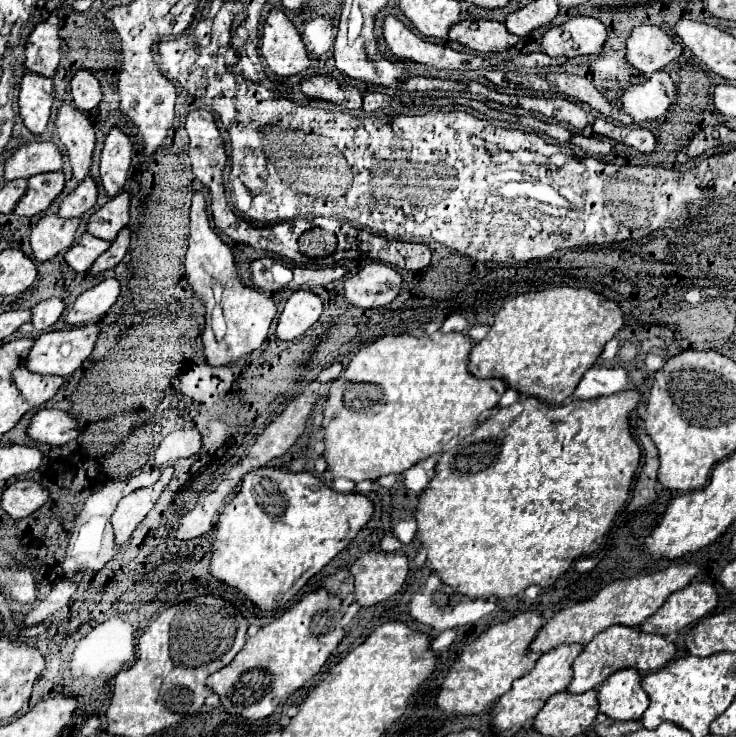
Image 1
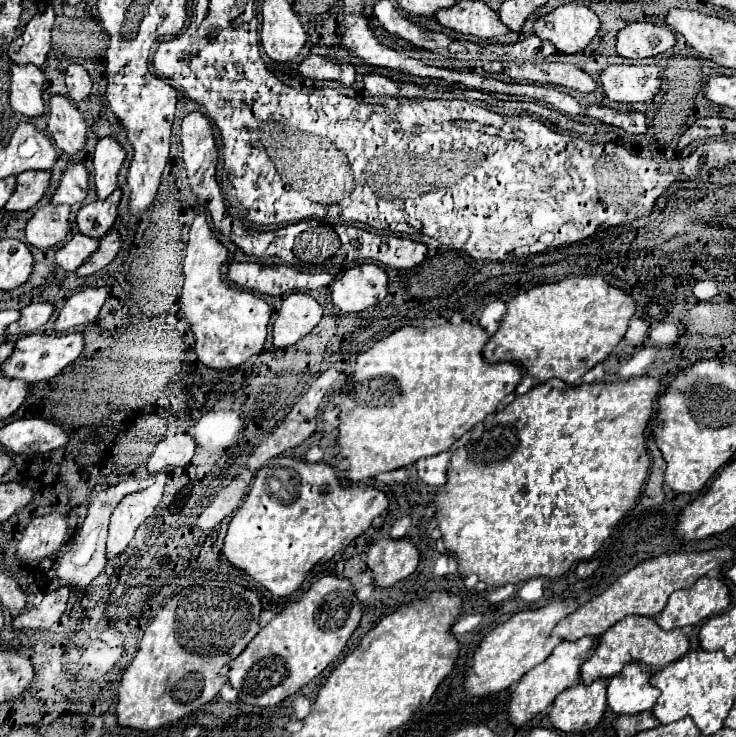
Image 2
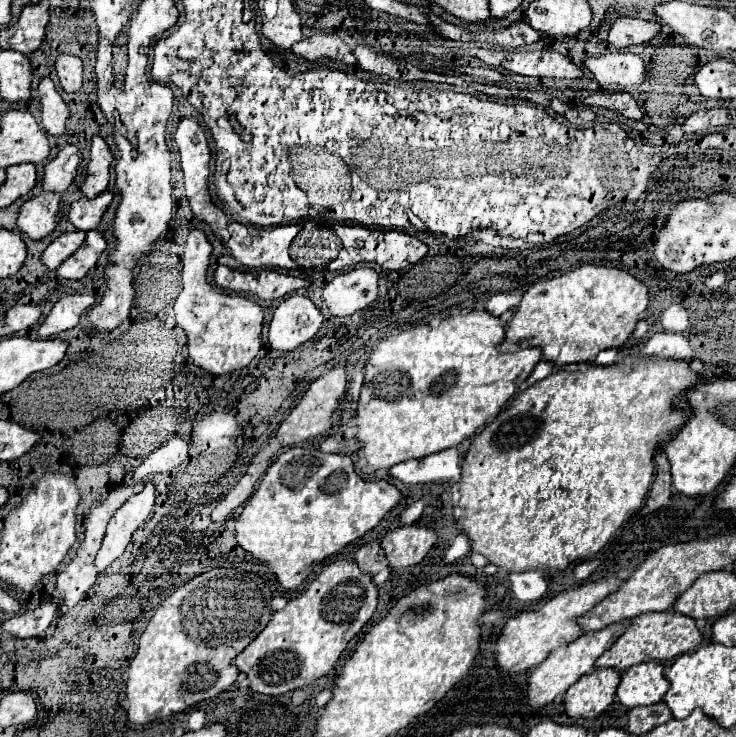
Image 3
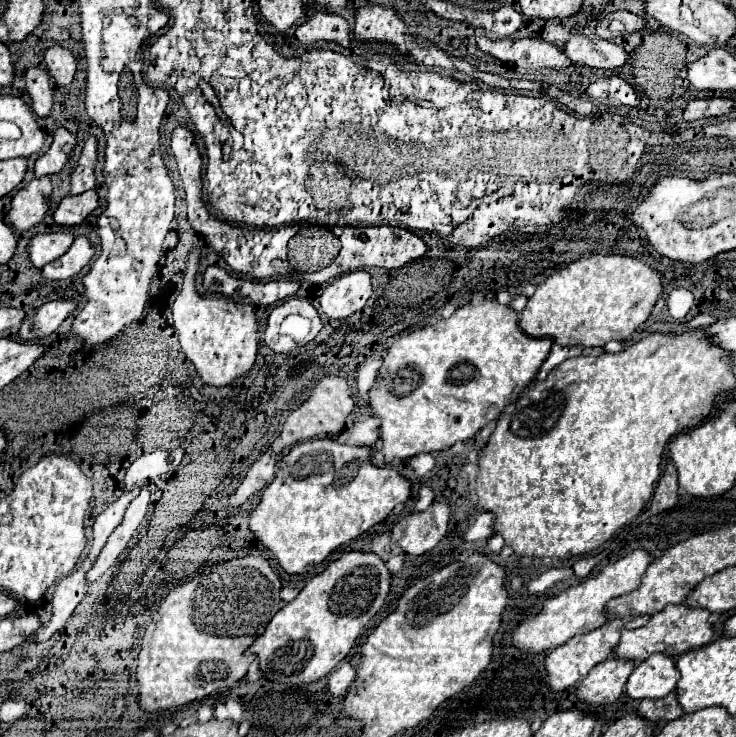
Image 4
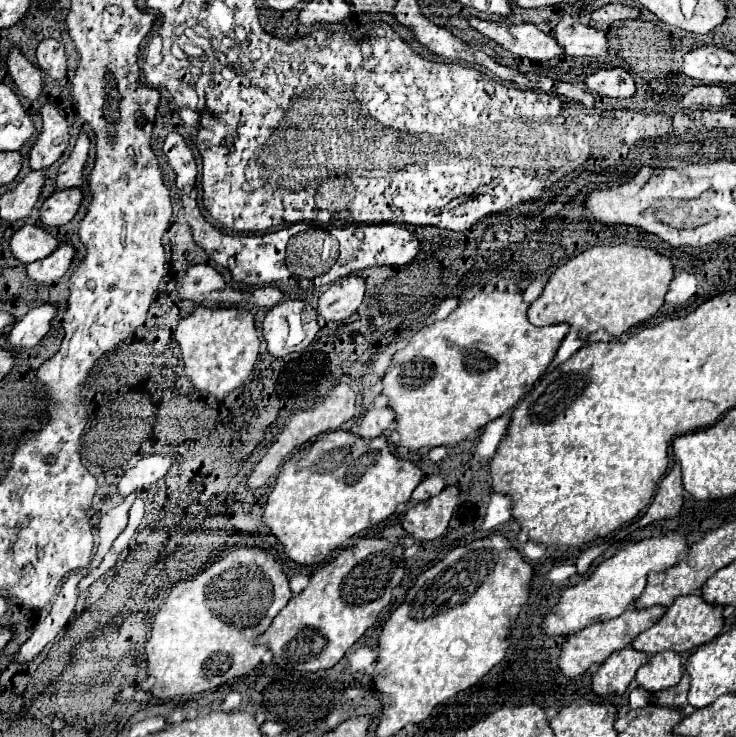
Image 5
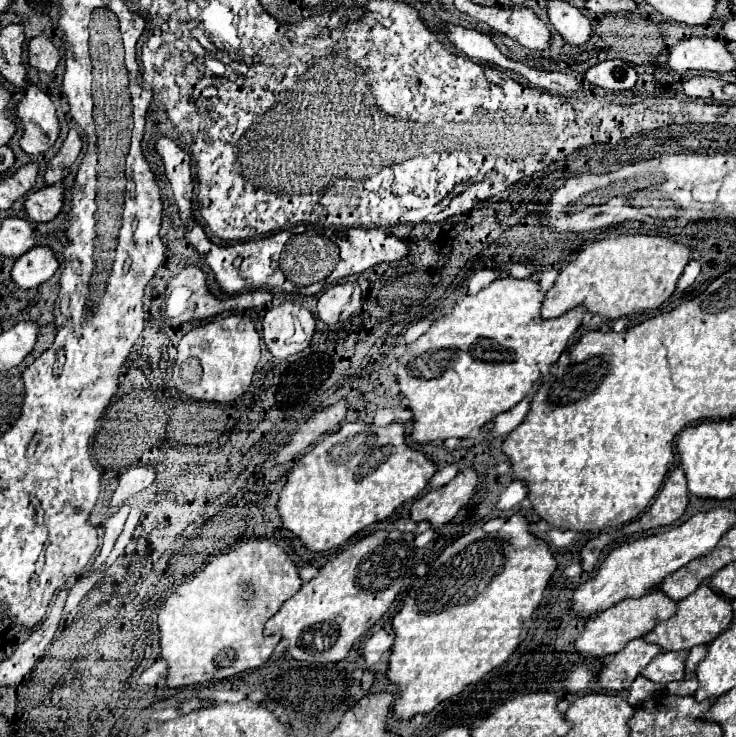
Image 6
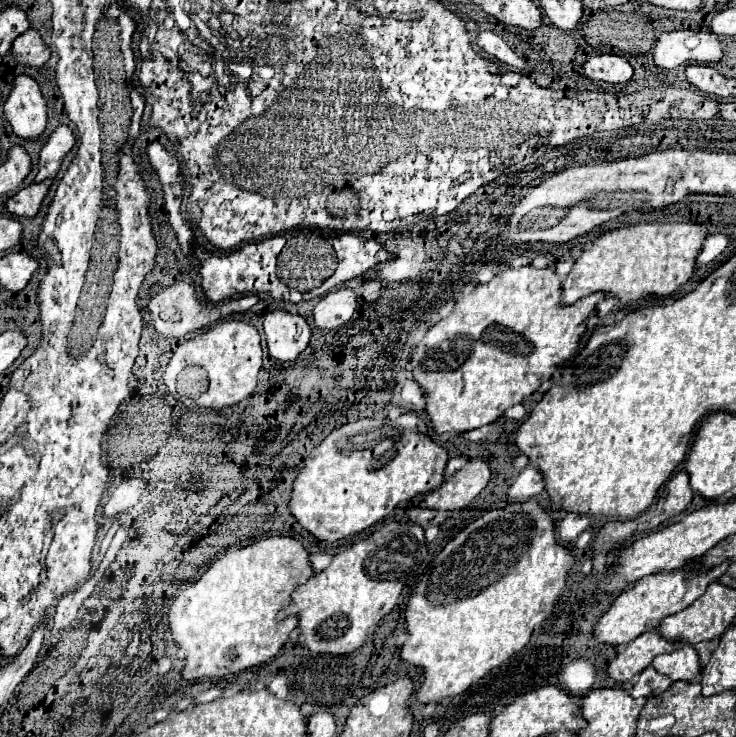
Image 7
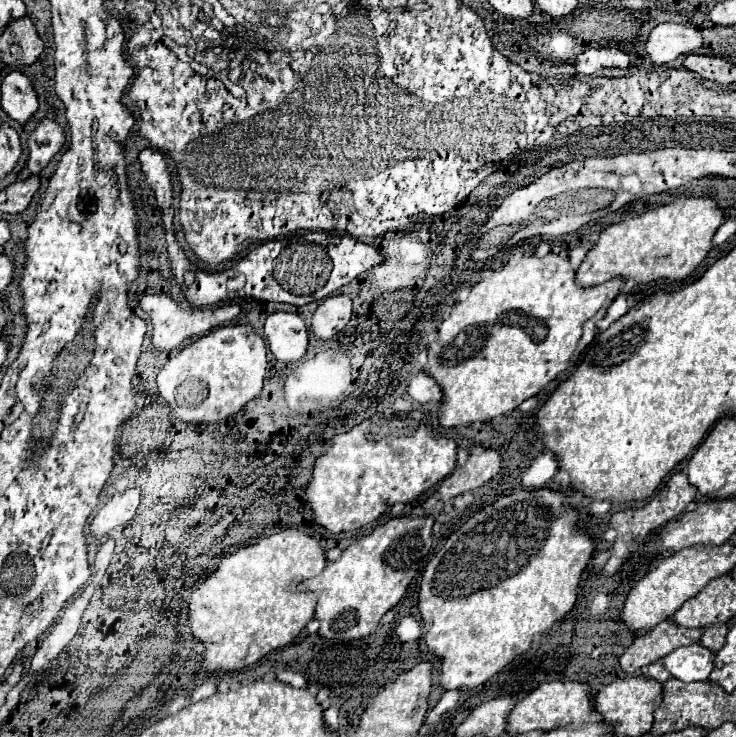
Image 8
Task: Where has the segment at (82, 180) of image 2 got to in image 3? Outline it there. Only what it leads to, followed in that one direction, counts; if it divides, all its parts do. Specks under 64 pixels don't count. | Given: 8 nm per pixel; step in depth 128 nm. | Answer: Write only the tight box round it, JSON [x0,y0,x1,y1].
[42,144,78,192]

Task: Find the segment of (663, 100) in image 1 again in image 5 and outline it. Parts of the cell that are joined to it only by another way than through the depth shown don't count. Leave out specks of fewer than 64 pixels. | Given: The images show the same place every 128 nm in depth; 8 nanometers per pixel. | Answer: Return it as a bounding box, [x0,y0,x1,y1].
[554,12,608,56]

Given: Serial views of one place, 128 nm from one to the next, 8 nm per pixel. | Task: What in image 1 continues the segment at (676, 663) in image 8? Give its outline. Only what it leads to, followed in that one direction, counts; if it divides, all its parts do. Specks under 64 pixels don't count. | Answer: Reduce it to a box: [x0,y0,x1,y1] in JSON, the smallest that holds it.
[598,668,650,720]

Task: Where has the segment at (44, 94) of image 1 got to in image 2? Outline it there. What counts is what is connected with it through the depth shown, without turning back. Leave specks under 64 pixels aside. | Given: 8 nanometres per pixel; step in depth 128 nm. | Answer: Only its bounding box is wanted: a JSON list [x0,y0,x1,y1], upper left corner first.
[8,64,44,116]

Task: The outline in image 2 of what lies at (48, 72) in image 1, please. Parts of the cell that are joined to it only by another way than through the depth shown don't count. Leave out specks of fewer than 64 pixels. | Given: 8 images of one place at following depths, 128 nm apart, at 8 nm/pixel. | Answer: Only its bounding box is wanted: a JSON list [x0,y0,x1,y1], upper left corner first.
[8,6,54,66]

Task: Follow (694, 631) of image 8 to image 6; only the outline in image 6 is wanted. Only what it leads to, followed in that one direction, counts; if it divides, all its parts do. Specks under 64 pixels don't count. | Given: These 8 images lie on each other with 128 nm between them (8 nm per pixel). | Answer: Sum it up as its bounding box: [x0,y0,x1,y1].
[600,638,662,690]

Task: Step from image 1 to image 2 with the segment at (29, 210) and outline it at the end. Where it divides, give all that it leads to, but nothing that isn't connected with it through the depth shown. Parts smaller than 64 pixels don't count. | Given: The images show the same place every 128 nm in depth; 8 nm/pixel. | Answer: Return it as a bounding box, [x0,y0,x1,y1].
[6,170,50,210]

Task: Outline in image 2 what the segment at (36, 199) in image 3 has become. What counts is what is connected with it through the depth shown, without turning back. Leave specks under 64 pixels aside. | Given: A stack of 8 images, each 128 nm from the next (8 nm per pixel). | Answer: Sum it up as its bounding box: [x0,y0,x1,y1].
[26,204,68,250]

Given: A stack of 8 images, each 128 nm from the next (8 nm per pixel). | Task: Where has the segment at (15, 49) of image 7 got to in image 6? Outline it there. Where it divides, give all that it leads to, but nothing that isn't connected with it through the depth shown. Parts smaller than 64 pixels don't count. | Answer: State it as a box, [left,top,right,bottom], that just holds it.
[28,36,60,74]

